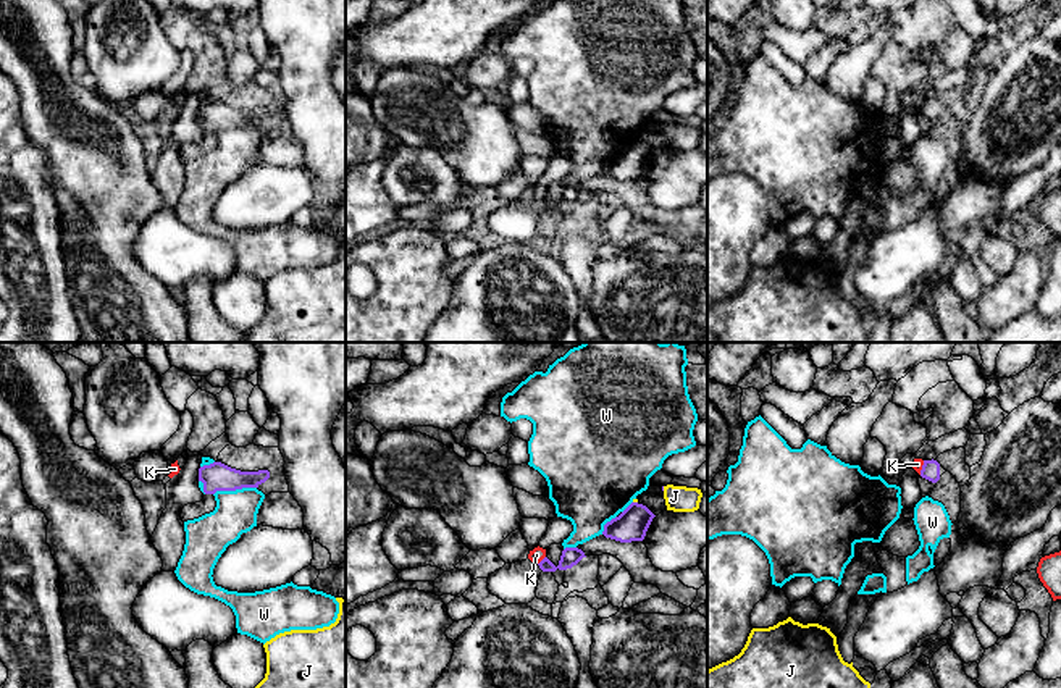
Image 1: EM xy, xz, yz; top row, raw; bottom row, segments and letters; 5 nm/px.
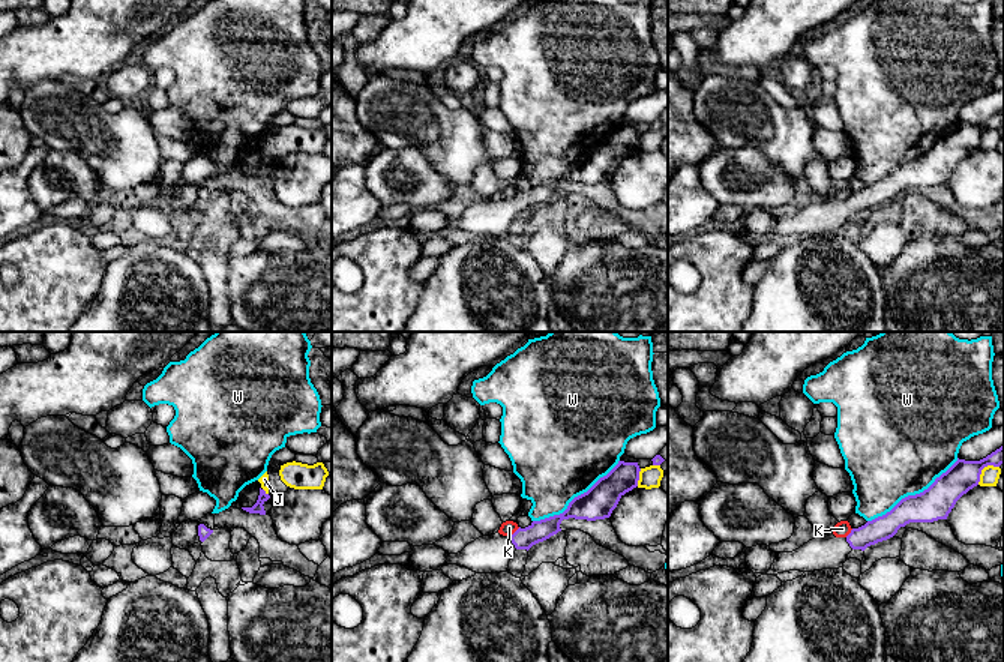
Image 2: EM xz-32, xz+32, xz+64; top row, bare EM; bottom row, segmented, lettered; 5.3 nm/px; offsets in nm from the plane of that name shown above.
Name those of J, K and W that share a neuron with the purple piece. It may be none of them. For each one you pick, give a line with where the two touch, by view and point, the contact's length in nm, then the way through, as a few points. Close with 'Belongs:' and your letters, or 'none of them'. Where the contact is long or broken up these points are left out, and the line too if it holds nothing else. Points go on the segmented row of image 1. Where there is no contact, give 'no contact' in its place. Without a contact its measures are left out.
Belongs: none of them

